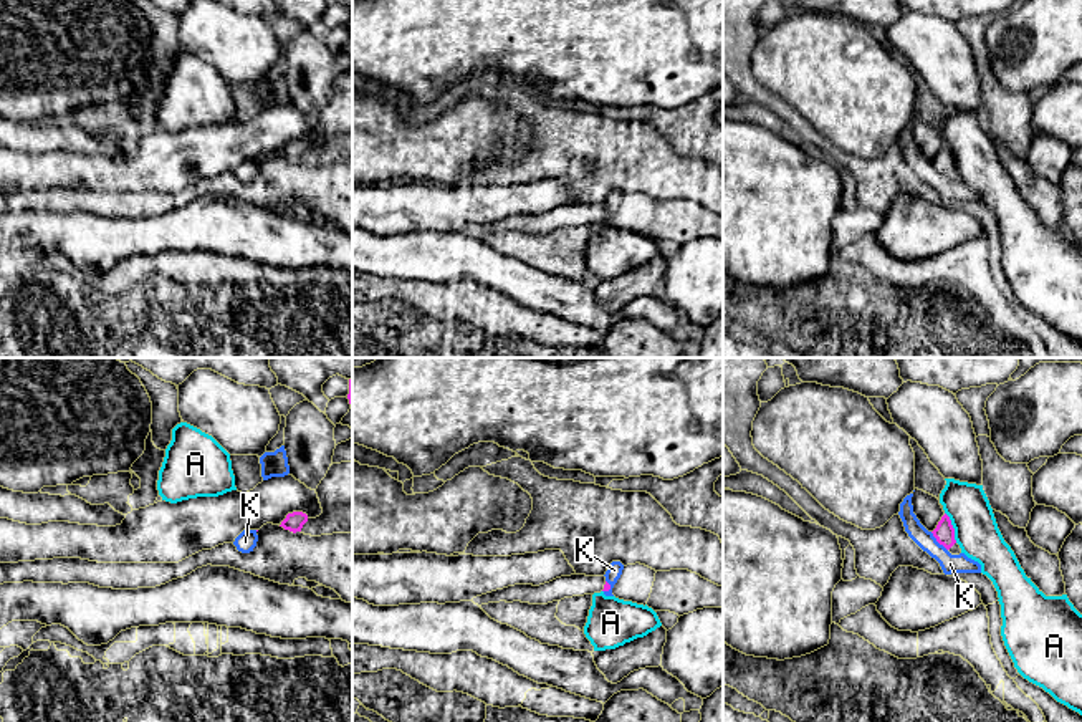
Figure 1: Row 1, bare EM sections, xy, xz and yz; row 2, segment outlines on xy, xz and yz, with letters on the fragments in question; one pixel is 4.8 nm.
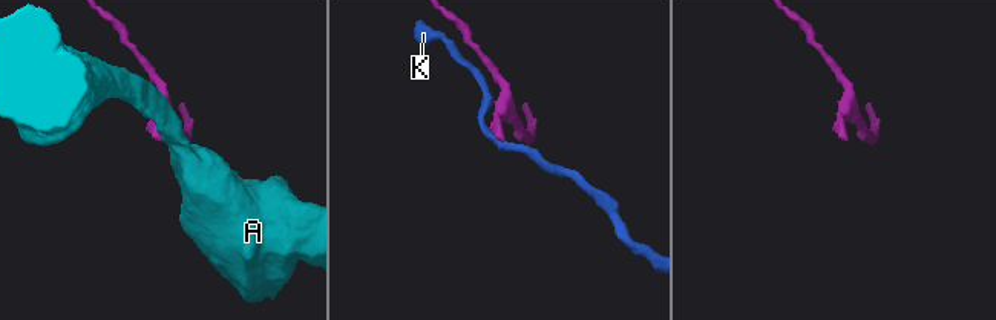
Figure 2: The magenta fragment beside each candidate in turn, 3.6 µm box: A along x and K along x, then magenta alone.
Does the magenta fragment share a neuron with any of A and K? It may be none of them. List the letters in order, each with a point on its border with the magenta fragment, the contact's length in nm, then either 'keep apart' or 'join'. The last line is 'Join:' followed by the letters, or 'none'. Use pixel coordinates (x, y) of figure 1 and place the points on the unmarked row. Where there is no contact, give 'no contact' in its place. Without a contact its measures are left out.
A: meets magenta in yz at (952, 156); contact 160 nm long; keep apart
K: meets magenta in yz at (938, 171); contact 130 nm long; keep apart
Join: none

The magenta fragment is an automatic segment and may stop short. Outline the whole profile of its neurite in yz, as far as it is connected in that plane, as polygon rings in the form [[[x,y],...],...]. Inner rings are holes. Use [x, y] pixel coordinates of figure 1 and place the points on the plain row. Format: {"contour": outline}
{"contour": [[[946,142],[941,146],[941,149],[938,151],[936,157],[931,162],[936,167],[936,171],[943,174],[946,179],[950,179],[956,172],[955,157]]]}

